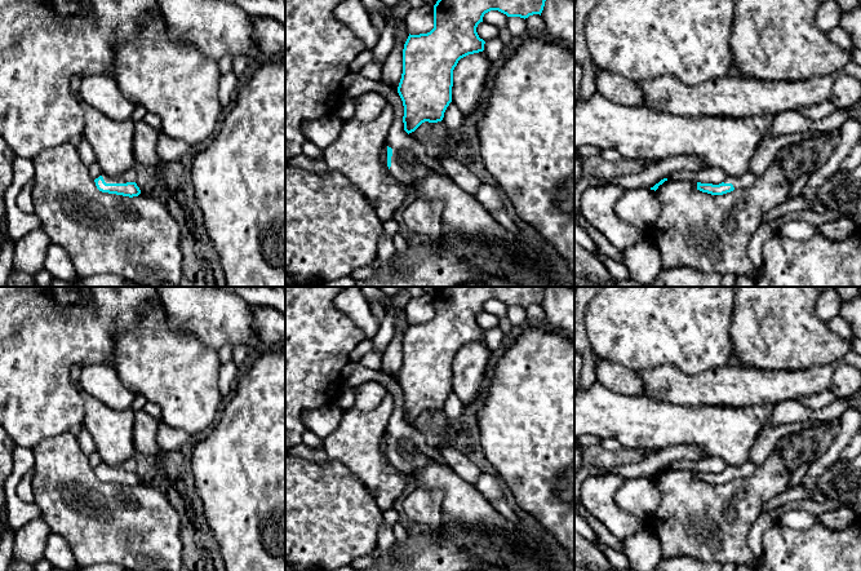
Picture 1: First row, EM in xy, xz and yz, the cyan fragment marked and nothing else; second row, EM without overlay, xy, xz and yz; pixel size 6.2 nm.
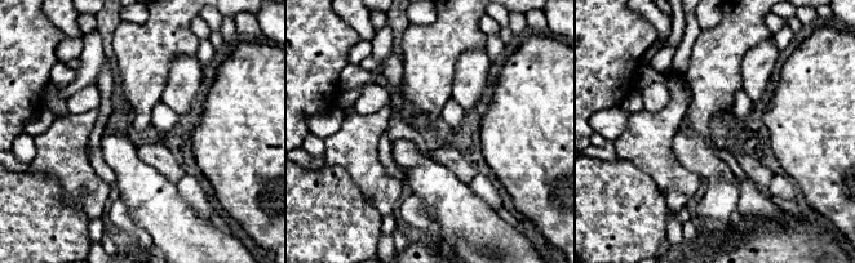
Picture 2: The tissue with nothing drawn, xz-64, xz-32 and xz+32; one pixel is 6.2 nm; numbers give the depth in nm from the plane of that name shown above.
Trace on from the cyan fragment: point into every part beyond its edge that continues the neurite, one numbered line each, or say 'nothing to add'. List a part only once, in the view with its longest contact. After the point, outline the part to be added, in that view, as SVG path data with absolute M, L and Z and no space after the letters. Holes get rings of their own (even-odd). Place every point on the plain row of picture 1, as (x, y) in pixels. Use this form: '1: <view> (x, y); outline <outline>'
1: xy (109, 469); outline M102 464L103 469L106 473L127 473L128 470L125 470L123 466L110 466L107 464Z

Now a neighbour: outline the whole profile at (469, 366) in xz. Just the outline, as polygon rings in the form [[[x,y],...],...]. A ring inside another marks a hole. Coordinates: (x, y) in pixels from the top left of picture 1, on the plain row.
[[[479,341],[461,348],[453,359],[452,391],[465,406],[478,402],[489,354],[485,342]]]

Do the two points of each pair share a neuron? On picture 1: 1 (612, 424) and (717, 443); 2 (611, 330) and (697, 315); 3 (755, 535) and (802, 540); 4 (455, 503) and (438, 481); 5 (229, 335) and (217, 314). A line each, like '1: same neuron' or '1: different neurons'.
1: same neuron
2: same neuron
3: different neurons
4: same neuron
5: same neuron

